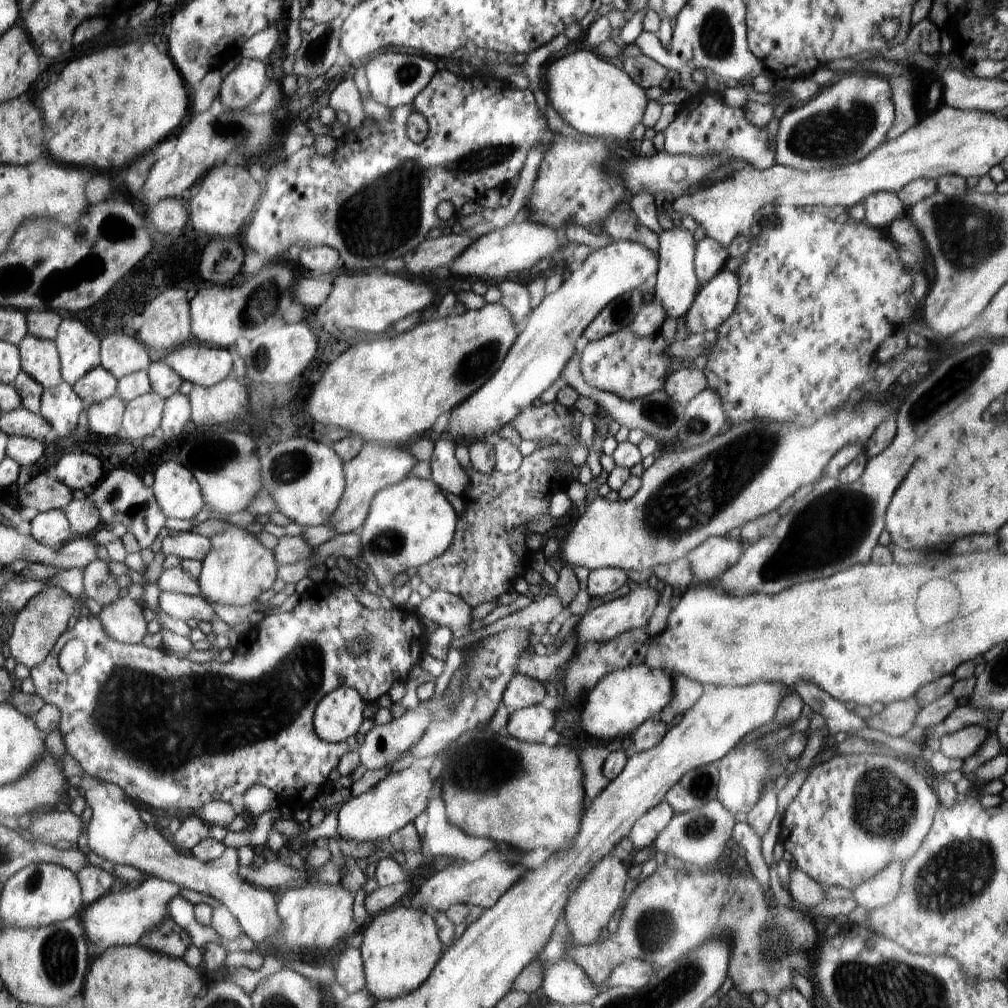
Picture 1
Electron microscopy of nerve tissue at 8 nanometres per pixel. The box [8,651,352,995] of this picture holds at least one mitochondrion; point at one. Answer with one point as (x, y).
(62, 961)

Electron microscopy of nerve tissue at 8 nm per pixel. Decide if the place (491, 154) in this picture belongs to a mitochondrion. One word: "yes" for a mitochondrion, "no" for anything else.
yes

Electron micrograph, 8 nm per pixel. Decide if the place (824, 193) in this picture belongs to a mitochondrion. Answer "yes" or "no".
no

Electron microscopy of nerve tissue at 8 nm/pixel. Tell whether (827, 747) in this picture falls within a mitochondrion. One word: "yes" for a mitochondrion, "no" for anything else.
no

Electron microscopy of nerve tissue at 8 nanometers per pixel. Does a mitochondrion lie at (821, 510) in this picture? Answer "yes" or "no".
yes

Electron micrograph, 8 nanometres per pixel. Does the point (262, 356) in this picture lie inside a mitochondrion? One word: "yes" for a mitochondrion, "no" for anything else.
yes

